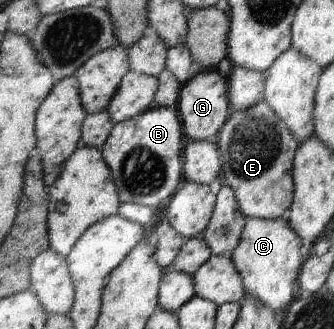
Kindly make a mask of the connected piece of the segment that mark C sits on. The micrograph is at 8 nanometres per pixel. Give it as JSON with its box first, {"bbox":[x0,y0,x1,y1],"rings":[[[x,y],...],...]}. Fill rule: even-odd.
{"bbox":[231,218,306,313],"rings":[[[247,218],[241,242],[231,258],[243,279],[246,295],[257,297],[273,313],[283,312],[284,307],[289,307],[295,299],[295,285],[306,261],[299,253],[302,245],[296,229],[285,218]]]}

